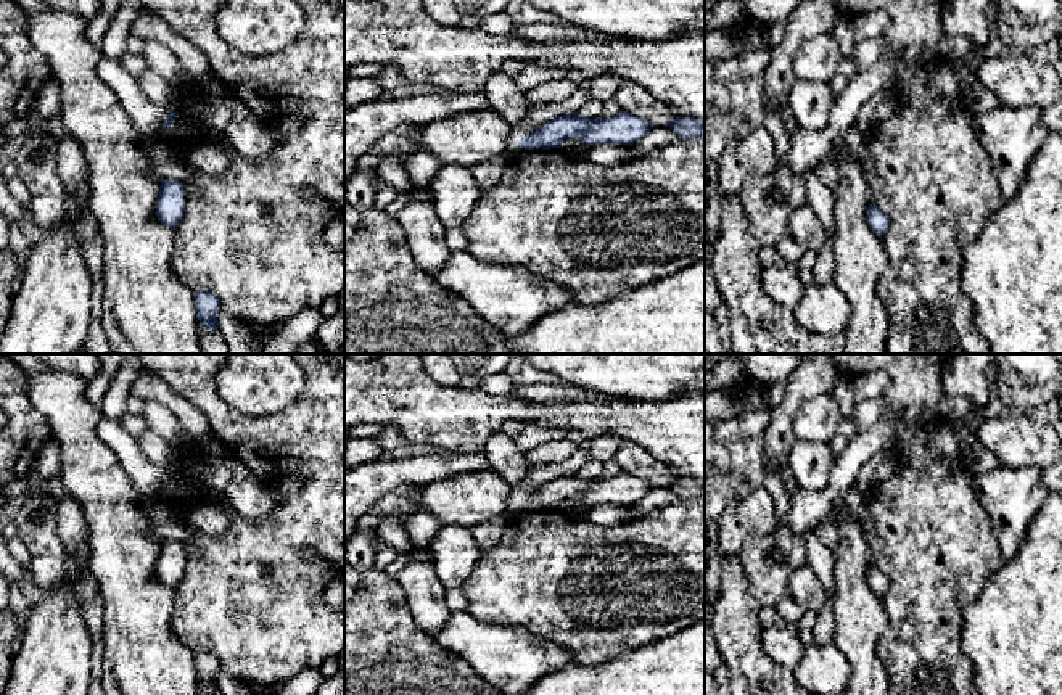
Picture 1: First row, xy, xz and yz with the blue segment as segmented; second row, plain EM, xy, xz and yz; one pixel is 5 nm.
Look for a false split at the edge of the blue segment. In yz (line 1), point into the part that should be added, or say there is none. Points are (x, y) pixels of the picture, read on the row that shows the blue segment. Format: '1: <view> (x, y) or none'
1: none

